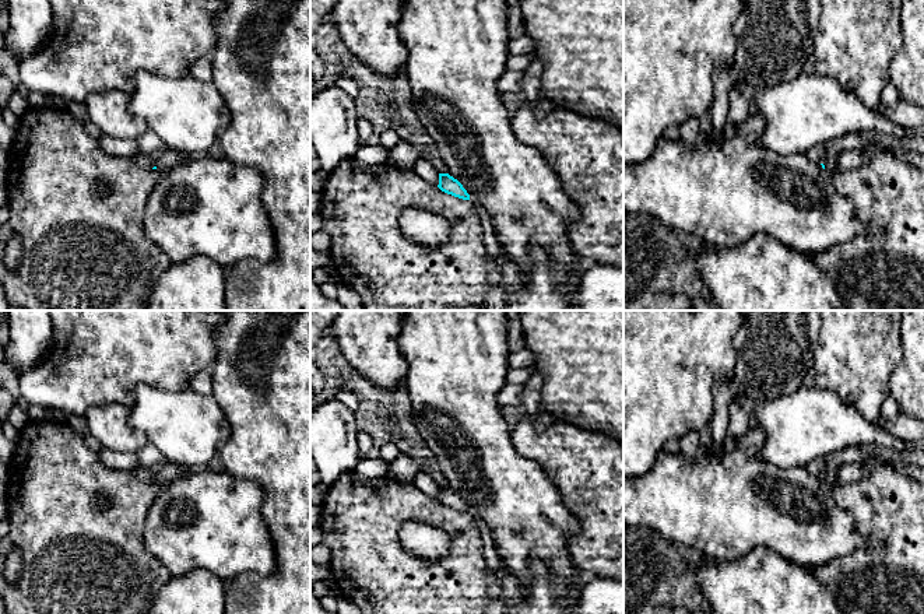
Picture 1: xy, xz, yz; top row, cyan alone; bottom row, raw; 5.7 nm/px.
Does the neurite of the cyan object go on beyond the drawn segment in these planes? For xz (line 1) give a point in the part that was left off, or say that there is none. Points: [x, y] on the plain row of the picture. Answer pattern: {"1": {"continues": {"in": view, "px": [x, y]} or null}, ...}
{"1": {"continues": null}}

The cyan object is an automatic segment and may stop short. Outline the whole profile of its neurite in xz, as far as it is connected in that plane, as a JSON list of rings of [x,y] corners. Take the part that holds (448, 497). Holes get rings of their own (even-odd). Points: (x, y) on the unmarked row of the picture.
[[[439,487],[438,501],[442,505],[452,508],[454,511],[459,511],[463,513],[470,513],[470,508],[463,501],[463,498],[457,492],[454,492],[453,490],[450,490],[449,487]]]

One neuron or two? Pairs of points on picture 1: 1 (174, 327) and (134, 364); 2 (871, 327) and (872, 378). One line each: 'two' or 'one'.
1: one
2: one

